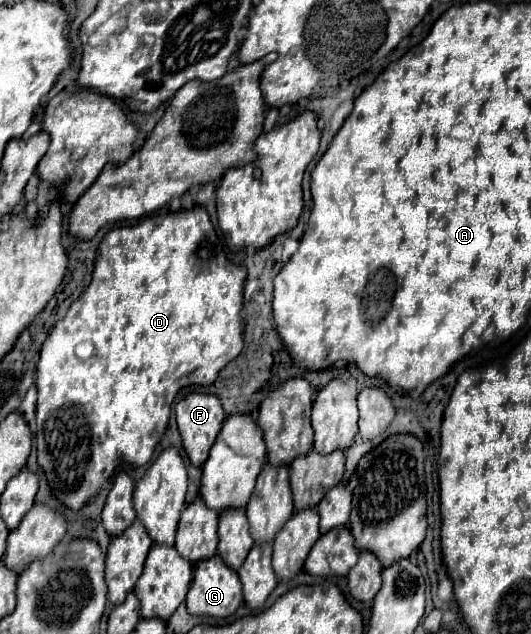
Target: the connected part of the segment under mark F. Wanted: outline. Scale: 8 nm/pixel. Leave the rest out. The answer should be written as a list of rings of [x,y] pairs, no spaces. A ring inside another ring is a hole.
[[[189,393],[181,403],[177,403],[175,415],[181,433],[181,445],[191,465],[201,467],[207,461],[209,449],[213,447],[225,421],[221,401],[215,395]]]

